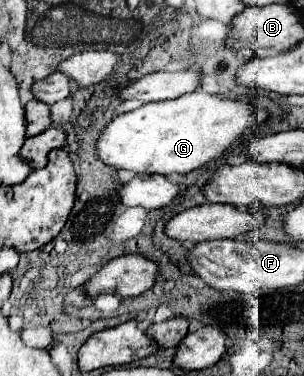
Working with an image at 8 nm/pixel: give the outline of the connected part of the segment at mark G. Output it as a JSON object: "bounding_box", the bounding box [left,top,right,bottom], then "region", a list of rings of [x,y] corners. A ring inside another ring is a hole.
{"bounding_box":[95,91,267,175],"region":[[[193,91],[177,99],[147,103],[129,113],[117,115],[95,141],[95,153],[113,169],[127,169],[147,175],[189,173],[207,165],[209,161],[219,159],[235,141],[247,135],[249,127],[253,127],[257,121],[267,121],[265,109],[259,109],[257,115],[251,105],[241,101]]]}

